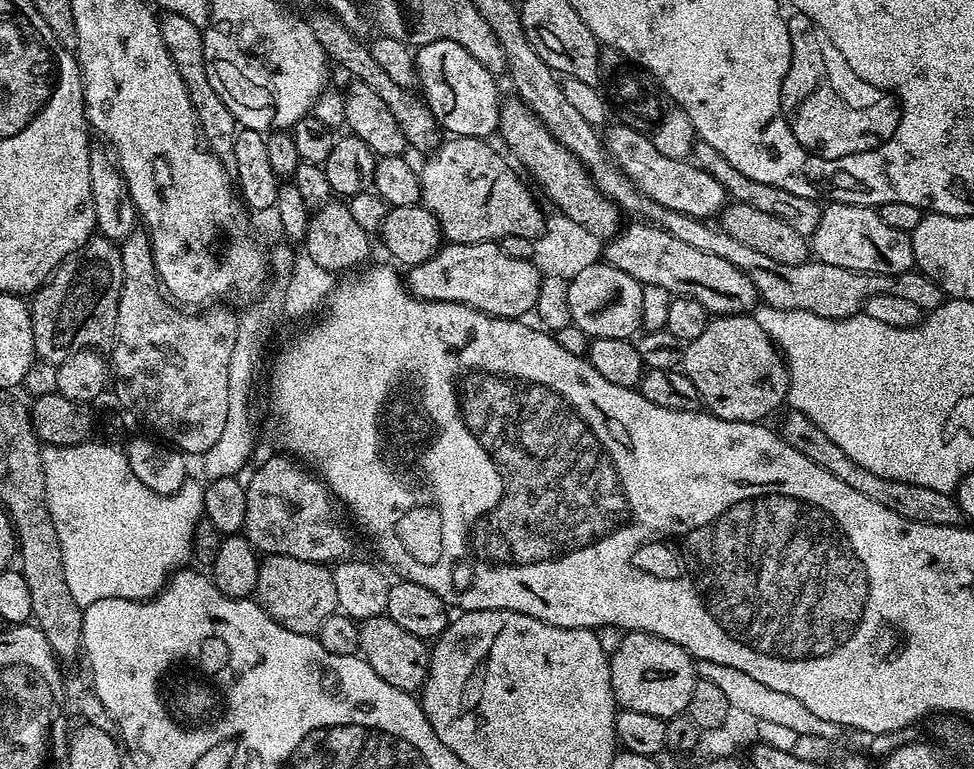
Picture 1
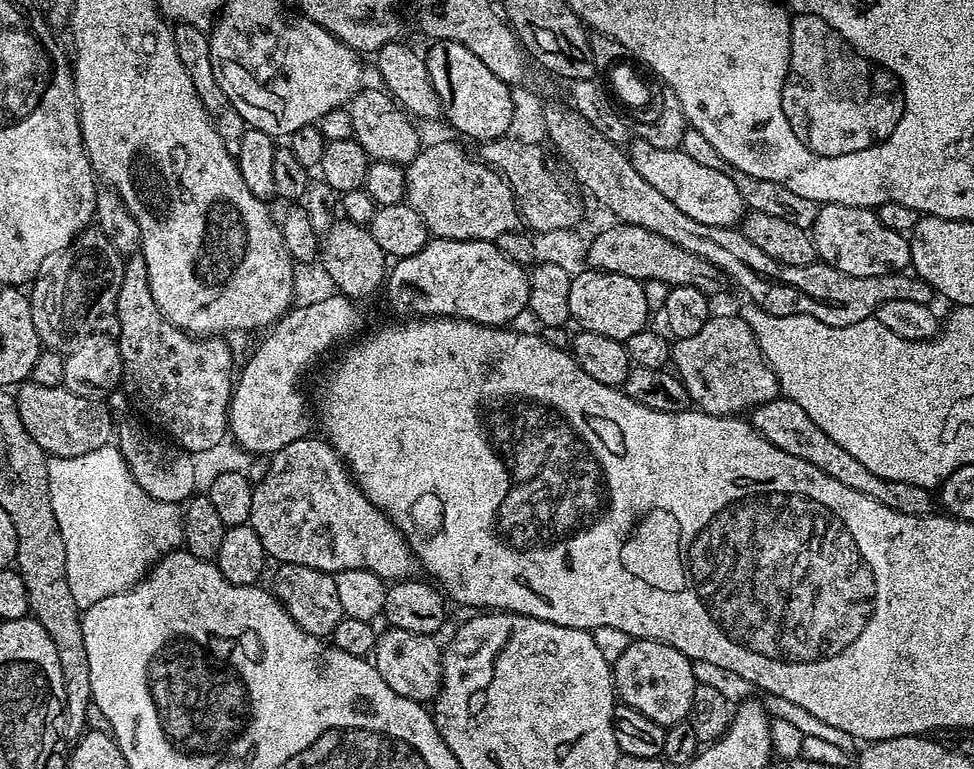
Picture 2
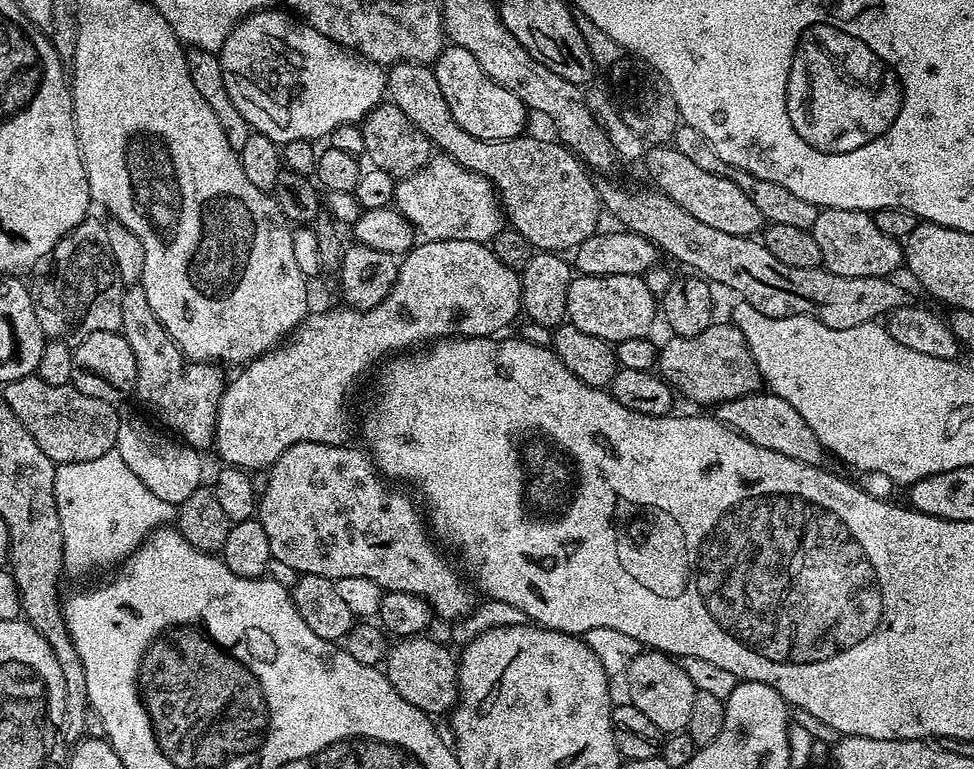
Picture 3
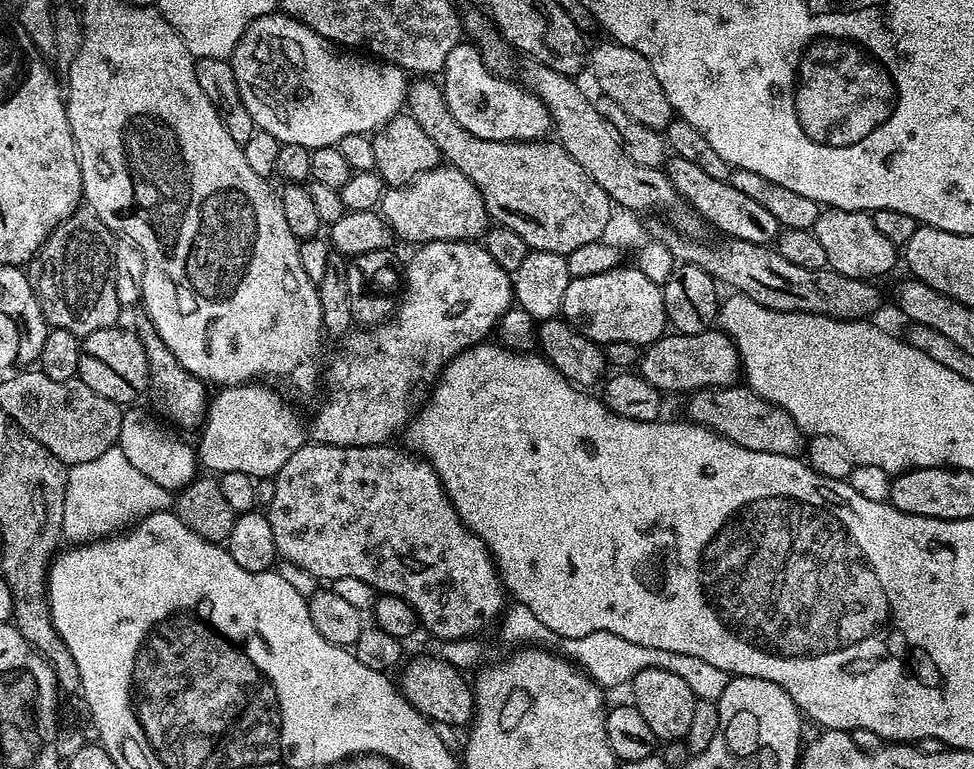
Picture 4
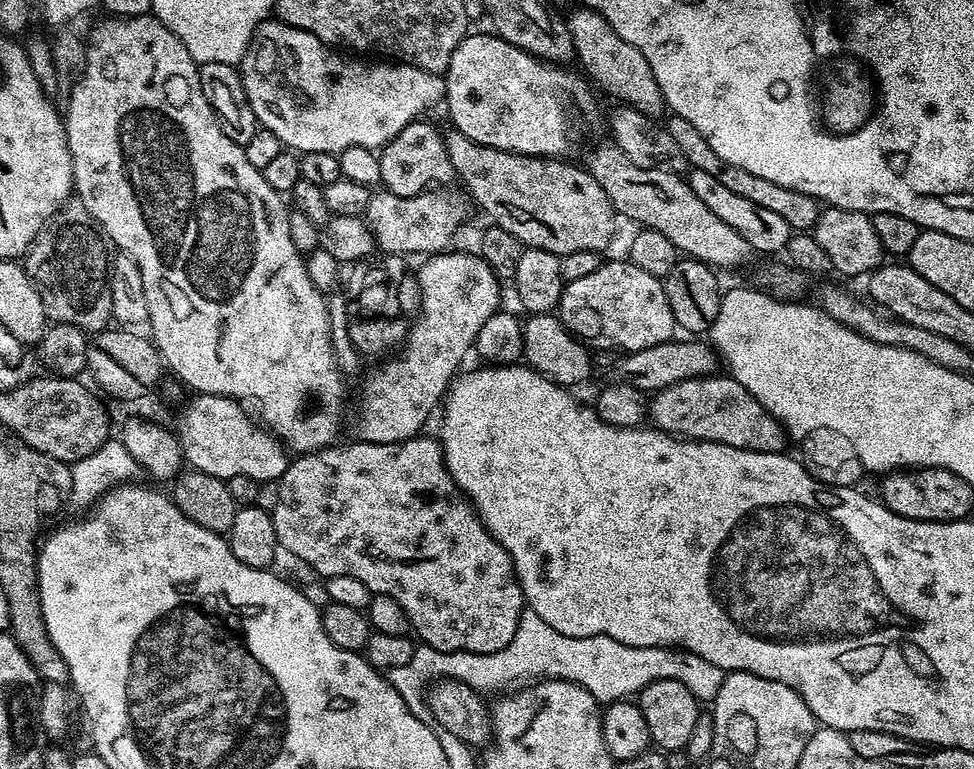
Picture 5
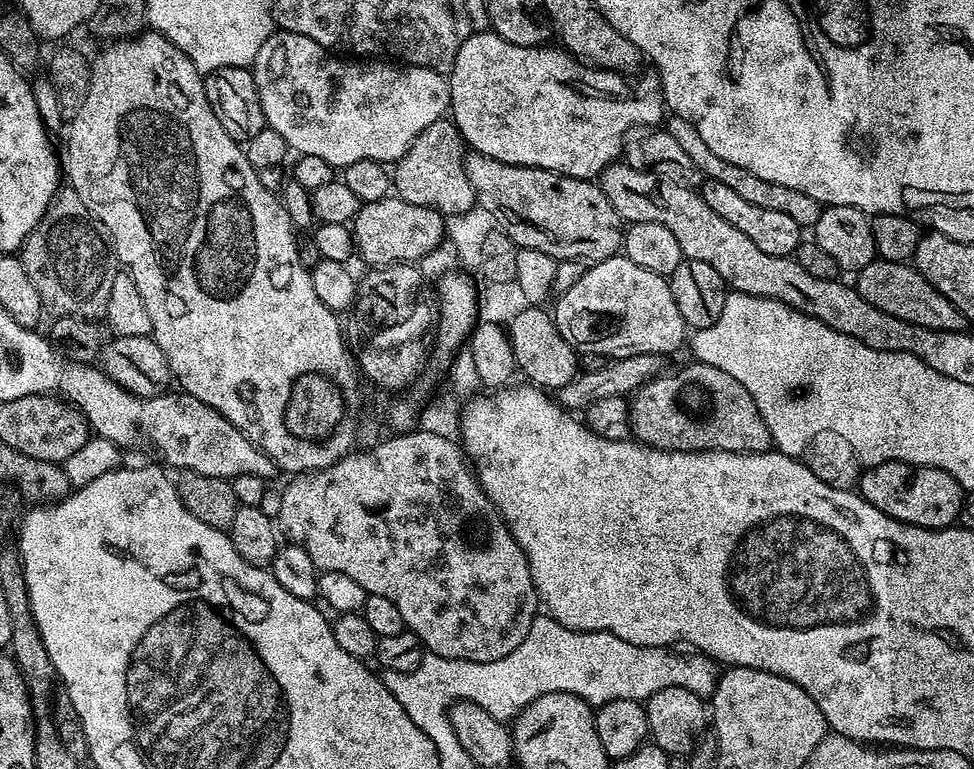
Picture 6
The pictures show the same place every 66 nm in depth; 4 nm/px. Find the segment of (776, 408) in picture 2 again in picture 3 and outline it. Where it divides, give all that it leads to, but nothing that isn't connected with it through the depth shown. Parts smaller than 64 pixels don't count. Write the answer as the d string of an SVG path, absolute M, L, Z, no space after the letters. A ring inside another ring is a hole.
M757 390L746 394L742 398L727 400L715 405L715 419L730 430L742 434L754 446L762 446L762 450L774 450L774 454L786 454L786 458L794 458L803 464L823 465L826 450L822 442L818 442L818 434L806 426L802 414L786 402L786 398L778 398L767 390Z

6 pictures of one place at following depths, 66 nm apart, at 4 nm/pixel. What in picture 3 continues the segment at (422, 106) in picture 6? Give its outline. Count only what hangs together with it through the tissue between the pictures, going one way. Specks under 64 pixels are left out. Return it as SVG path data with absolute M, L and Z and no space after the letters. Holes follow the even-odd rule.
M257 10L245 16L239 24L234 26L234 30L228 35L226 42L220 47L218 53L220 65L222 66L222 76L226 82L226 90L234 102L234 106L238 106L238 114L242 114L242 118L246 118L249 129L251 129L252 132L261 132L266 138L270 138L274 143L283 146L295 140L320 142L328 137L338 126L342 126L343 124L359 125L364 117L369 116L385 99L385 69L381 67L381 65L375 64L374 61L367 60L365 56L358 56L356 53L348 51L347 48L343 48L341 44L336 44L330 38L318 34L318 30L314 30L299 18L293 18L287 11L284 11L285 13L272 11L273 10Z

